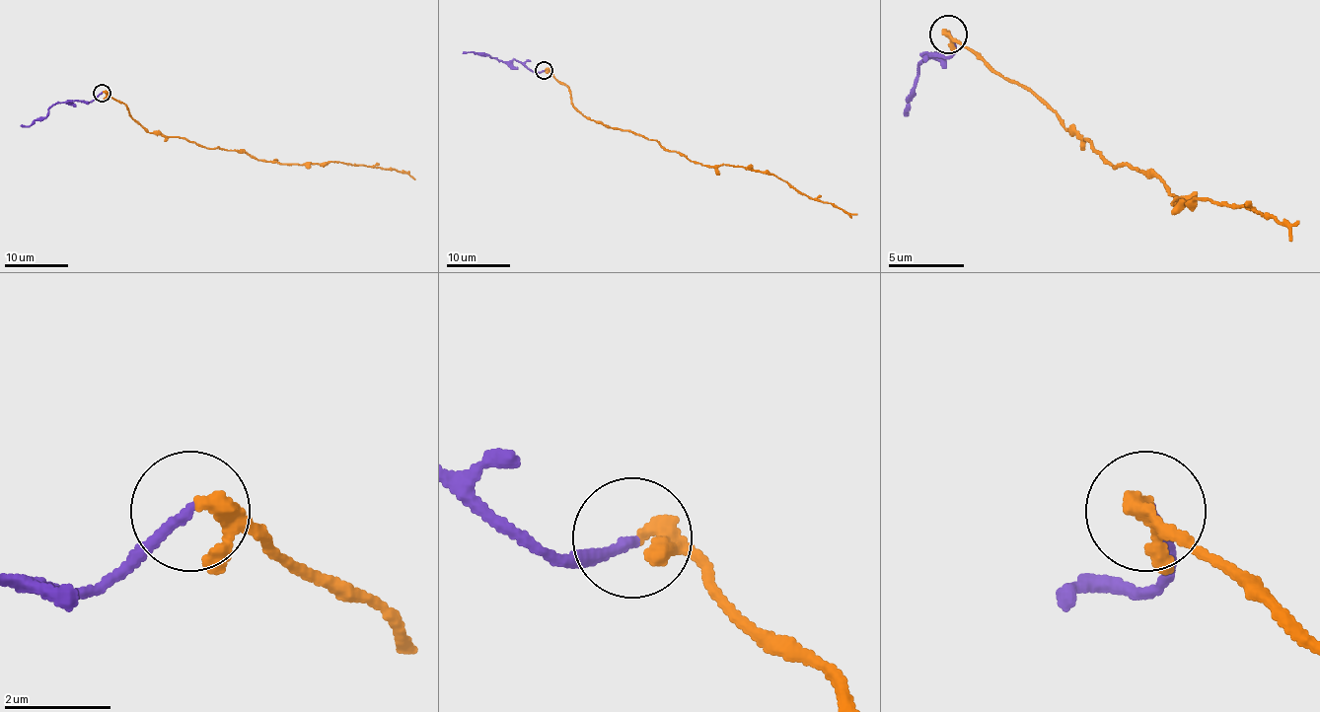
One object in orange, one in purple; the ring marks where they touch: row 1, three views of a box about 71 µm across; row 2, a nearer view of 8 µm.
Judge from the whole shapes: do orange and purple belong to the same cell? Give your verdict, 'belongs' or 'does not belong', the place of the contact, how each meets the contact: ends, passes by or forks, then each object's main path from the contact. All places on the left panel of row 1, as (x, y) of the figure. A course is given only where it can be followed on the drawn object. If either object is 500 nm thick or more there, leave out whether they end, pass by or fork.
belongs; at (102, 93); orange passes by; purple ends there; orange runs (103, 92), (122, 102), (149, 132), (207, 148), (242, 149), (261, 161), (360, 164), (397, 169), (414, 179); purple runs (102, 92), (90, 102), (56, 102), (43, 117), (37, 117), (30, 125), (20, 125)

